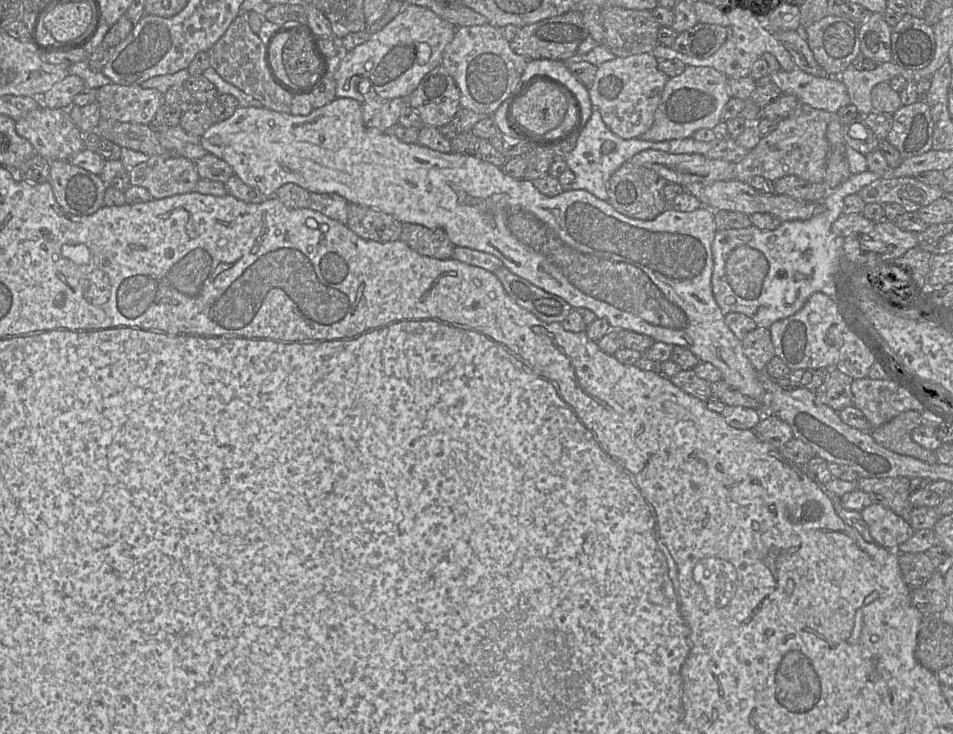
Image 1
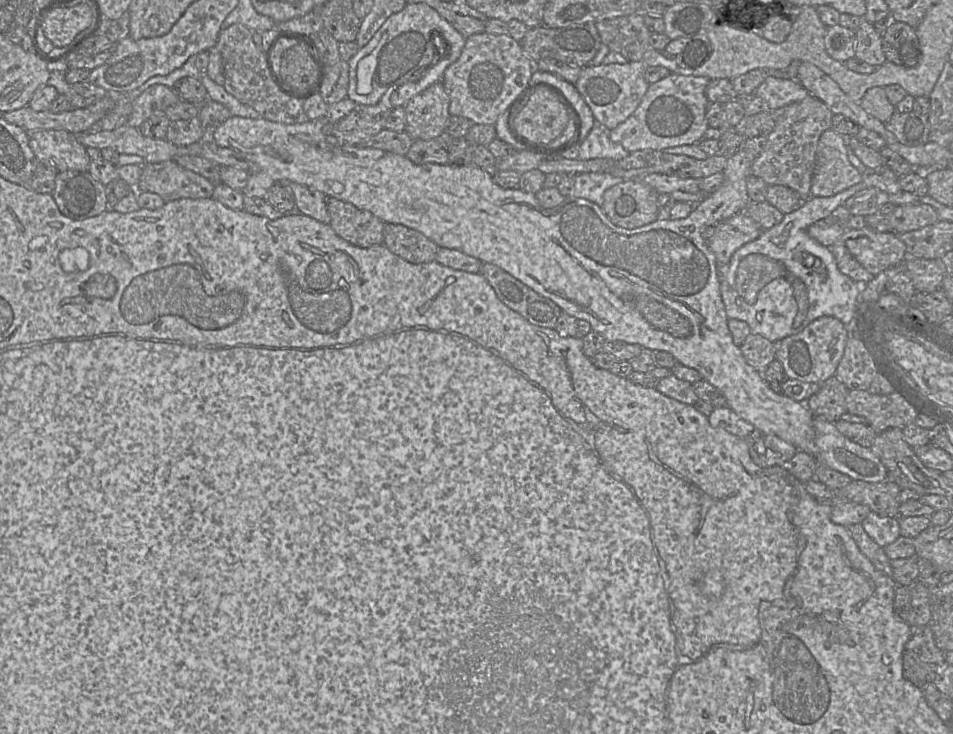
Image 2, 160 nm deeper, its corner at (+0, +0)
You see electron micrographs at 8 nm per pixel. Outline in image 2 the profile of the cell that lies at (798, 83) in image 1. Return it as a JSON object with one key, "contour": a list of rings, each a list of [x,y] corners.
{"contour":[[[767,76],[754,94],[766,102],[768,111],[775,111],[810,95],[797,79],[773,76]]]}

